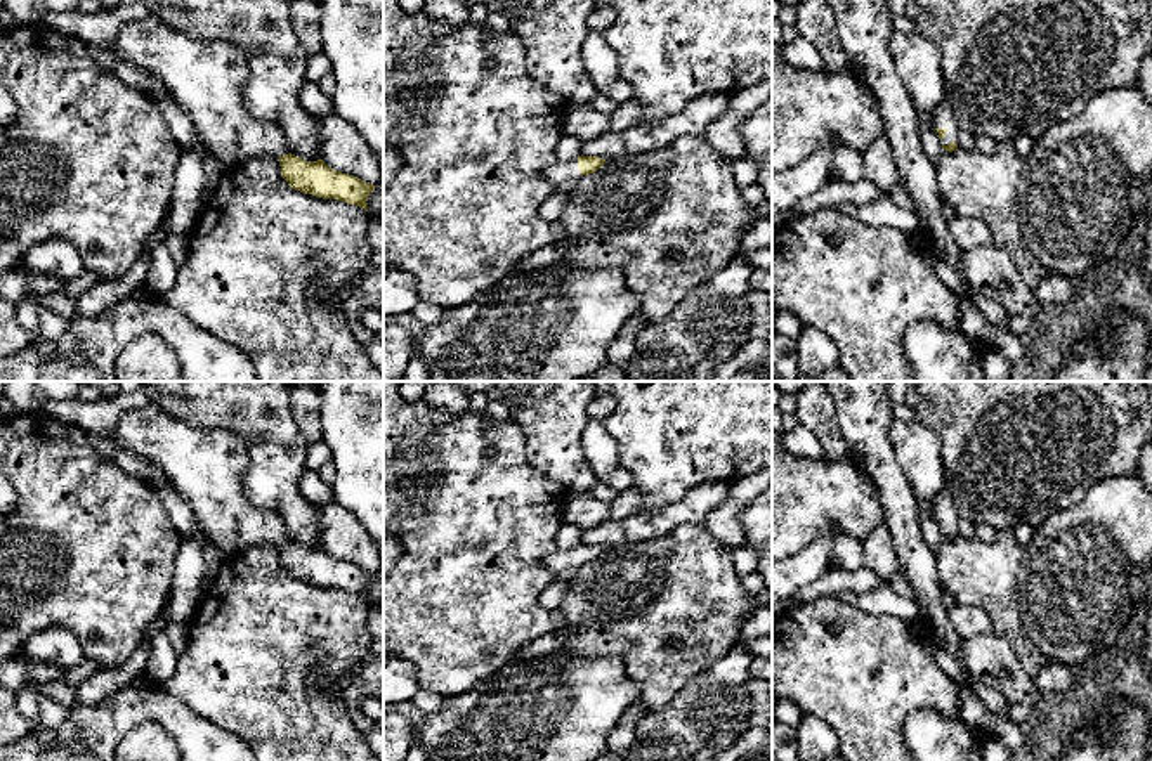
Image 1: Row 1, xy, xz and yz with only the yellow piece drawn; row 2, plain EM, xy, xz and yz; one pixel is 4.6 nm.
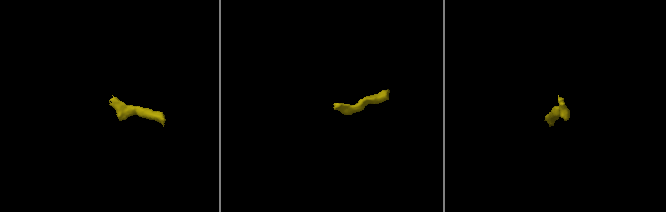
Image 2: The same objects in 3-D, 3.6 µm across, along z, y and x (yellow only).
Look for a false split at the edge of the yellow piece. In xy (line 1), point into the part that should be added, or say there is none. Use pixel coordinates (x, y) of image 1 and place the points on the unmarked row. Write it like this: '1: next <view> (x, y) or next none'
1: next none

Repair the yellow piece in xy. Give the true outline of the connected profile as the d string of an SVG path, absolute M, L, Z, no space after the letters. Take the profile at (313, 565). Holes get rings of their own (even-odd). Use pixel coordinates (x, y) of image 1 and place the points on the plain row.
M291 541L278 546L281 563L295 579L323 588L337 588L368 600L368 584L376 574L330 556L323 548L305 550Z

